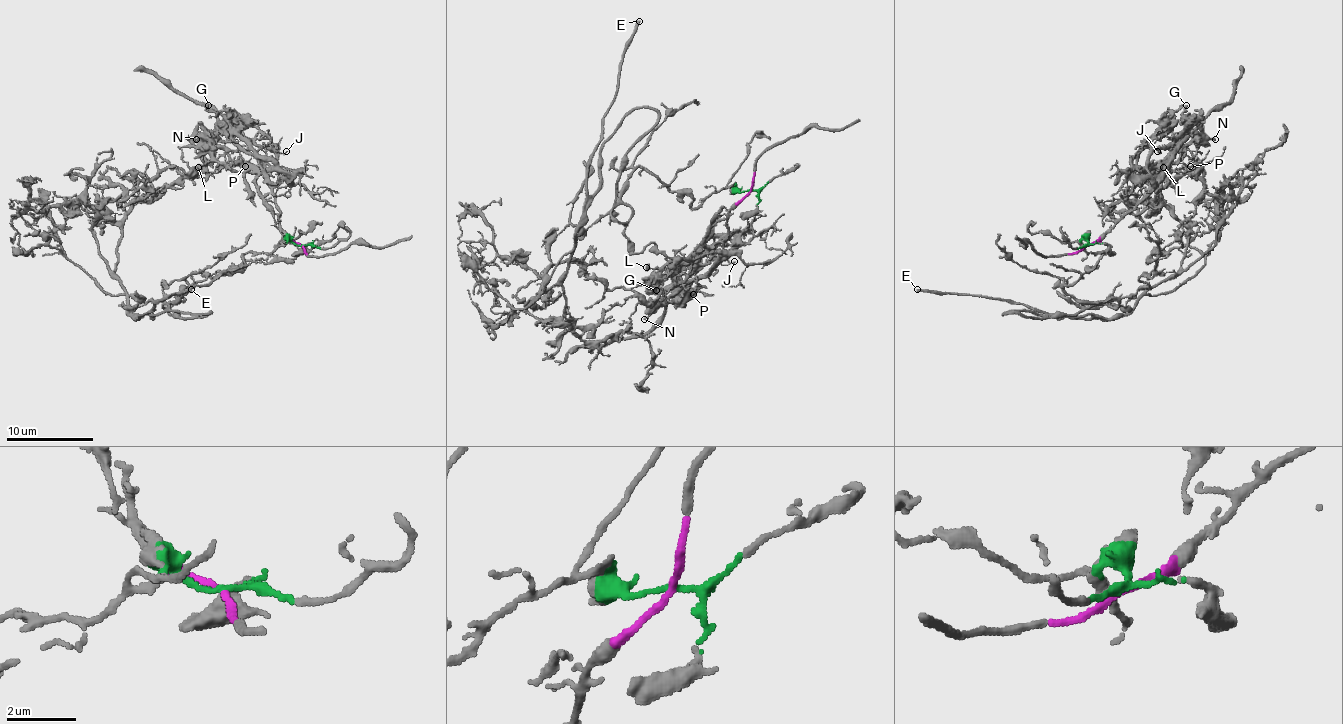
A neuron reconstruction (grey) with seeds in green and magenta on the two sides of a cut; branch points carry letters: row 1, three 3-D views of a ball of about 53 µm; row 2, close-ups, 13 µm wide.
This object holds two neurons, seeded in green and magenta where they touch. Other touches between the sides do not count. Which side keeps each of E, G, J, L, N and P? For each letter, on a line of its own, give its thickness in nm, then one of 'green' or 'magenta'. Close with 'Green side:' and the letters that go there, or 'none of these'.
E: 240 nm thick; green
G: 160 nm thick; magenta
J: 110 nm thick; magenta
L: 200 nm thick; magenta
N: 180 nm thick; magenta
P: 110 nm thick; magenta
Green side: E

